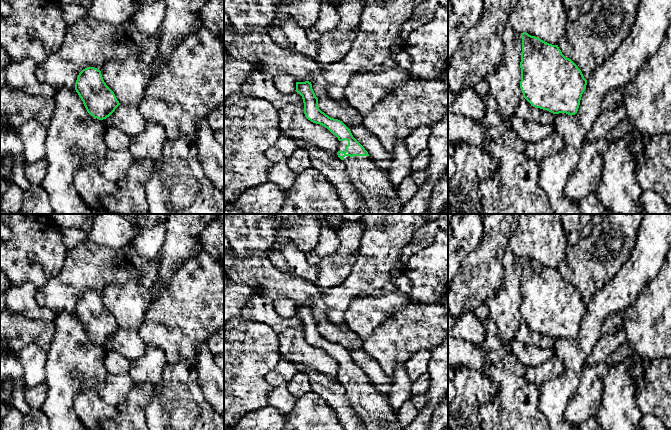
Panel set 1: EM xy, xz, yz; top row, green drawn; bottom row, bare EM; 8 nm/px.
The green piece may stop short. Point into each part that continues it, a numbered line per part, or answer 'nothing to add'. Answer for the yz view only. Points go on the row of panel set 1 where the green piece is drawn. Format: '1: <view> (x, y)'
nothing to add

